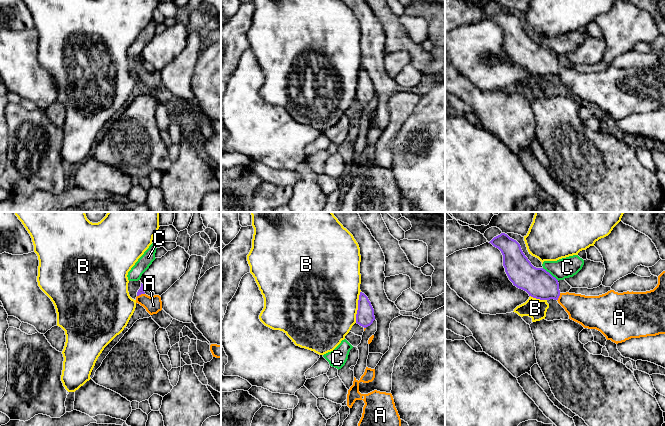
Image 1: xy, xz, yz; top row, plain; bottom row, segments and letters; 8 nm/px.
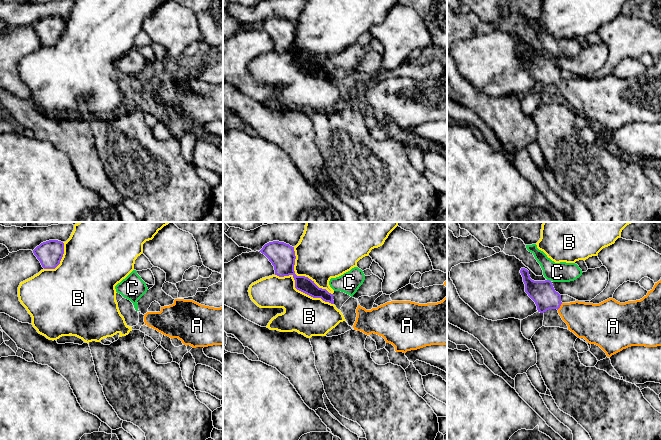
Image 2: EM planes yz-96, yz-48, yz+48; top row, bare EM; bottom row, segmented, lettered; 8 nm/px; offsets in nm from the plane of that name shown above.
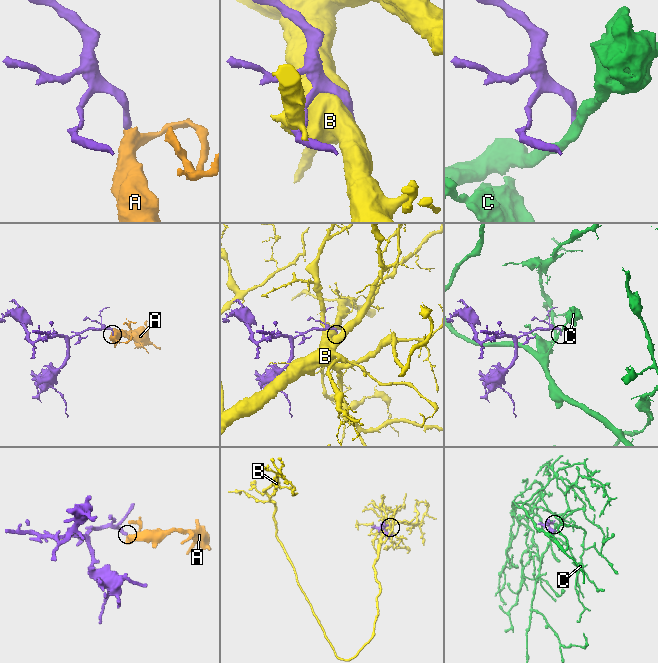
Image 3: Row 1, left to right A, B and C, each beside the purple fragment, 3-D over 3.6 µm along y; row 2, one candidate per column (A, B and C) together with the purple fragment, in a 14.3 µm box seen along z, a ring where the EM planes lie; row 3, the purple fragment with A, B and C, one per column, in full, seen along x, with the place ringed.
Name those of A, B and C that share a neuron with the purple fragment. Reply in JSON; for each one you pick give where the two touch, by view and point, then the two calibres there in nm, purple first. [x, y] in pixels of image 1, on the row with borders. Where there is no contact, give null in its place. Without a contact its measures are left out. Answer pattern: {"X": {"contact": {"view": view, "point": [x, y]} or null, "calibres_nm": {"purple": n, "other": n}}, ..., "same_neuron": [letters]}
{"A": {"contact": {"view": "yz", "point": [558, 297]}, "calibres_nm": {"purple": 240, "other": 240}}, "same_neuron": ["A"]}

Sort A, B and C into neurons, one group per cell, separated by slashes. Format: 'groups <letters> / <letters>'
groups A / B / C

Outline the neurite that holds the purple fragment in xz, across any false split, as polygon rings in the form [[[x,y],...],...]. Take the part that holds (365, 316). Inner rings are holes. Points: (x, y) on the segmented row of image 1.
[[[360,292],[358,300],[358,310],[356,314],[356,323],[366,328],[375,320],[374,309],[368,297]]]

